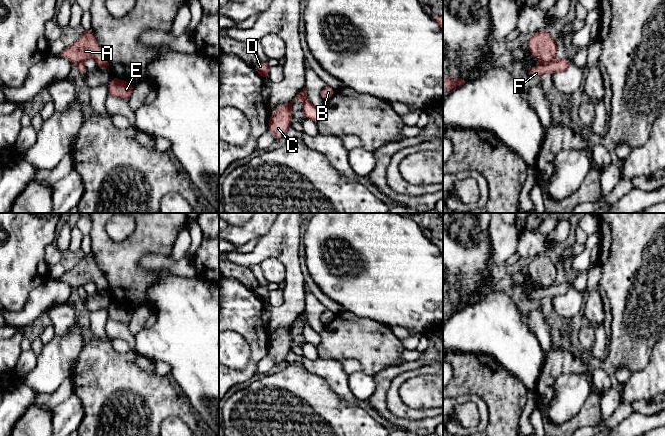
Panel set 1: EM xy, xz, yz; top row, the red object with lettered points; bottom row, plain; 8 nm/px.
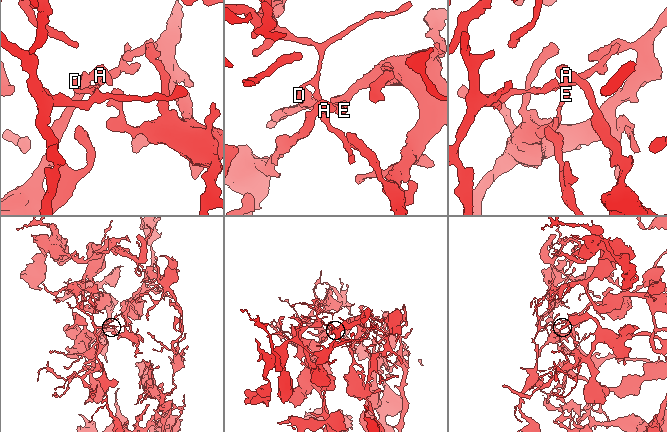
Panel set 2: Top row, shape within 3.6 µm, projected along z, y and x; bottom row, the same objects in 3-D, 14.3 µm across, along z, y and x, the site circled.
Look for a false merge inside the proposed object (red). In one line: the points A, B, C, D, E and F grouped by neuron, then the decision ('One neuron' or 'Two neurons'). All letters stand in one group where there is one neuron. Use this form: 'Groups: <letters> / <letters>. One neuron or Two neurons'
Groups: A B C E / D F. Two neurons

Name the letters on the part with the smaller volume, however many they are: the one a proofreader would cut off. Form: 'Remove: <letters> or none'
Remove: D, F

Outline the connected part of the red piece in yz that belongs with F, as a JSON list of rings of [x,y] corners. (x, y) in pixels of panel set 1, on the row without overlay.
[[[556,283],[550,287],[542,287],[536,291],[527,292],[526,299],[536,301],[537,303],[544,297],[554,298],[567,295],[573,286],[568,283]]]

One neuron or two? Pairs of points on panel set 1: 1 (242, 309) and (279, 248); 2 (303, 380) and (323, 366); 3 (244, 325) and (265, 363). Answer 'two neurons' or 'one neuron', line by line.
1: two neurons
2: two neurons
3: two neurons

